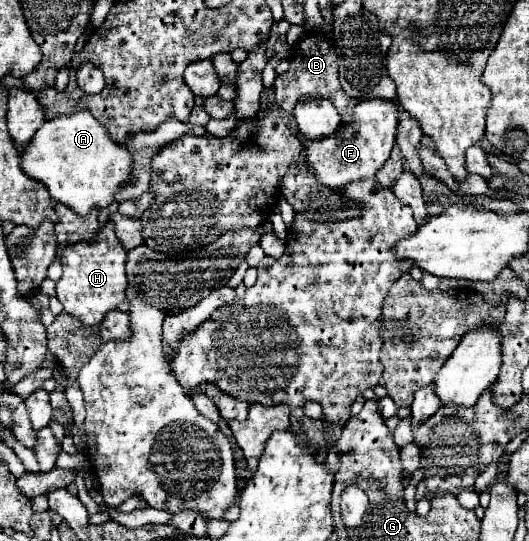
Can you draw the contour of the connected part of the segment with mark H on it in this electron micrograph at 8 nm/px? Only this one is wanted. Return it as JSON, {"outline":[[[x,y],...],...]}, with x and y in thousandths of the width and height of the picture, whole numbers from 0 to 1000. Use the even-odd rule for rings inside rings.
{"outline":[[[212,409],[193,416],[174,445],[132,453],[117,468],[113,486],[121,505],[106,523],[106,549],[121,564],[121,575],[147,586],[159,601],[189,601],[204,575],[216,575],[238,556],[238,460],[223,445]]]}

